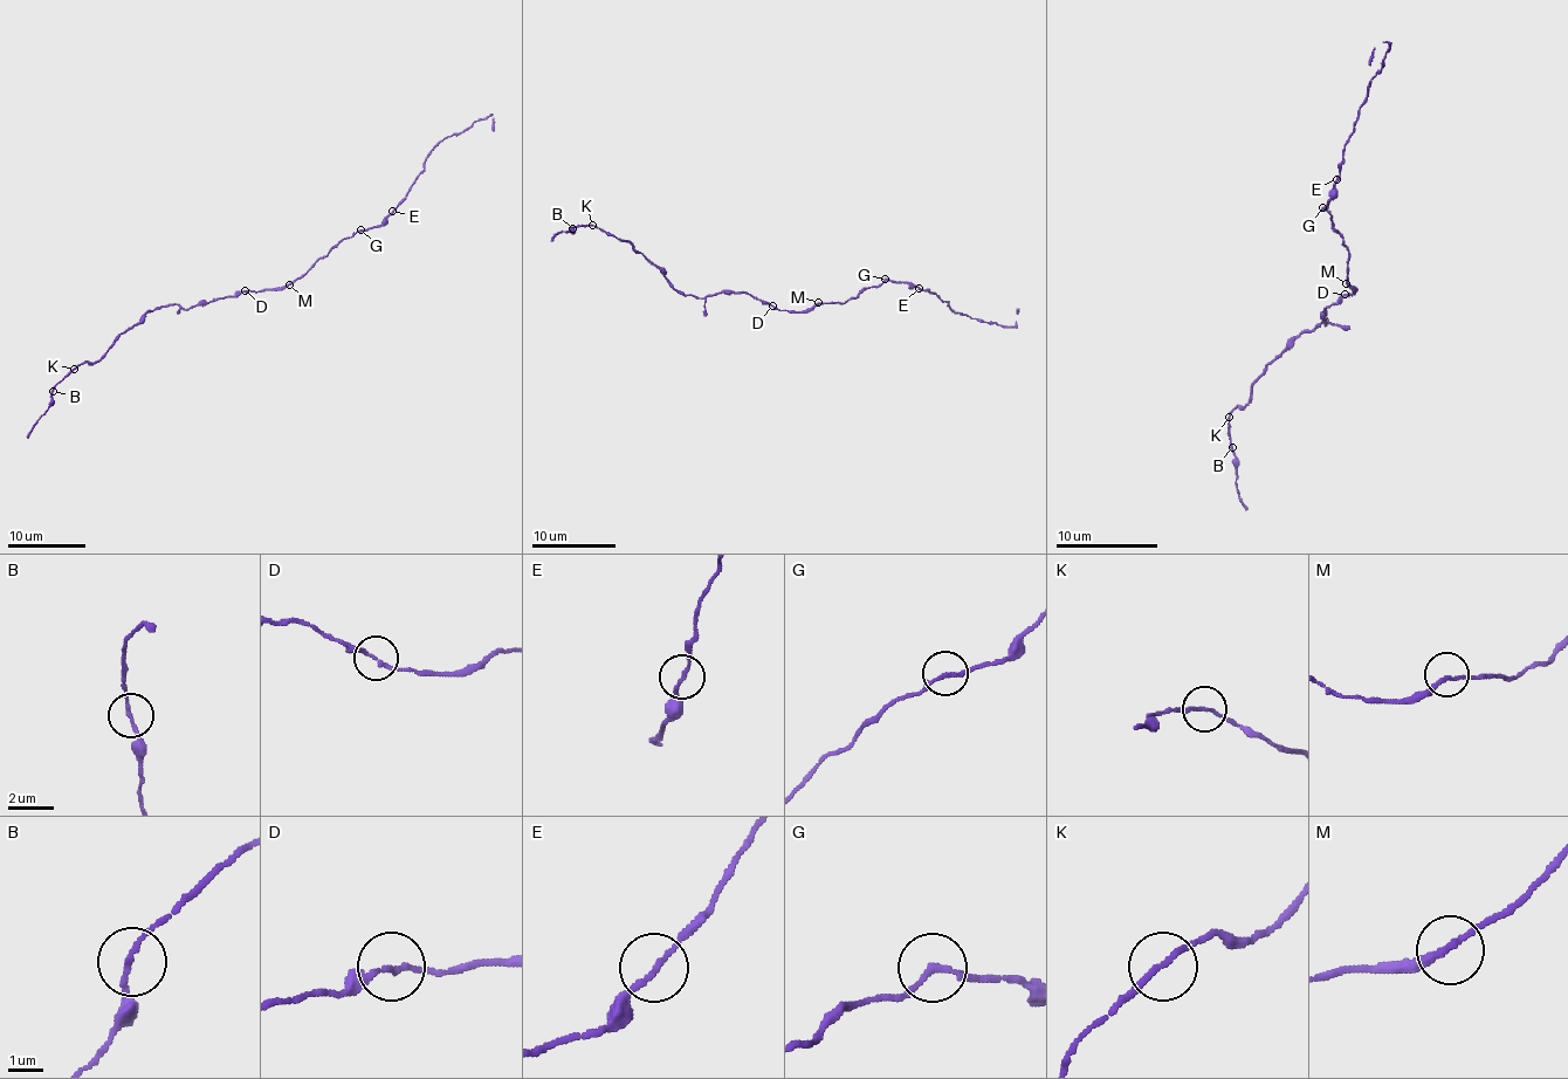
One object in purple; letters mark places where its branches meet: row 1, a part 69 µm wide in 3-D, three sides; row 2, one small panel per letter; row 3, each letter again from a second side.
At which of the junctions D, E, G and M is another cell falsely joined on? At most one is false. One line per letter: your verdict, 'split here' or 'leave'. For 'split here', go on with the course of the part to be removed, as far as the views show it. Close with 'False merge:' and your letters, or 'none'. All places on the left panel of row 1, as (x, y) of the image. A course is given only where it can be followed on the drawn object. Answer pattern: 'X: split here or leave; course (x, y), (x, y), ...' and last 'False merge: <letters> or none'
D: leave
E: leave
G: leave
M: leave
False merge: none

